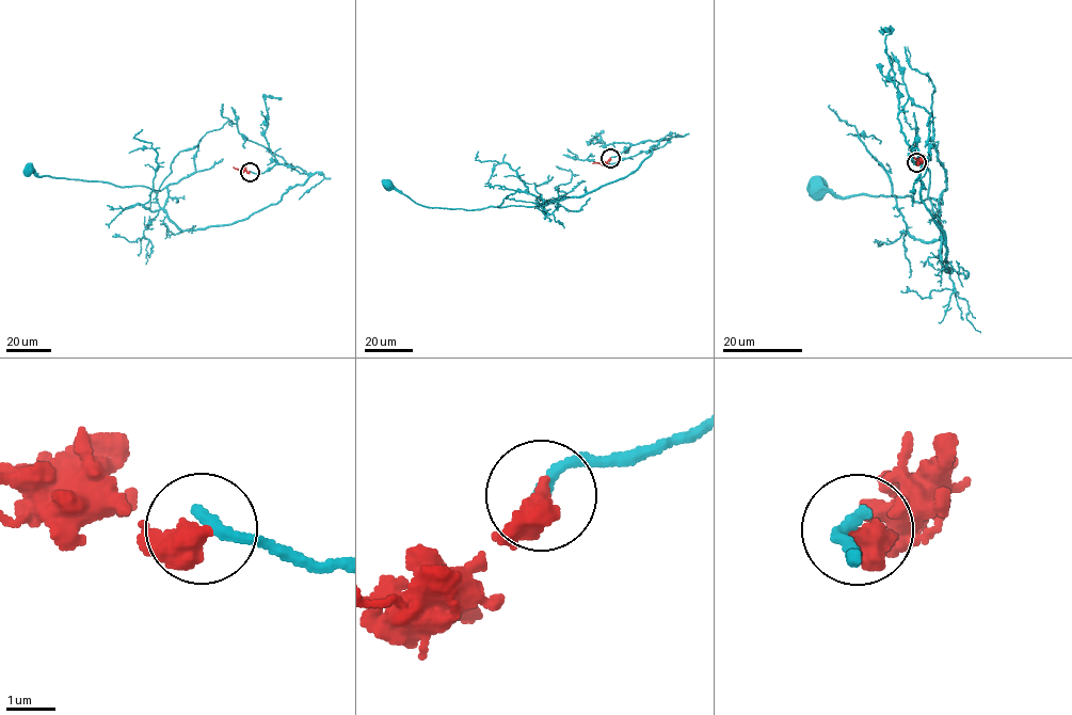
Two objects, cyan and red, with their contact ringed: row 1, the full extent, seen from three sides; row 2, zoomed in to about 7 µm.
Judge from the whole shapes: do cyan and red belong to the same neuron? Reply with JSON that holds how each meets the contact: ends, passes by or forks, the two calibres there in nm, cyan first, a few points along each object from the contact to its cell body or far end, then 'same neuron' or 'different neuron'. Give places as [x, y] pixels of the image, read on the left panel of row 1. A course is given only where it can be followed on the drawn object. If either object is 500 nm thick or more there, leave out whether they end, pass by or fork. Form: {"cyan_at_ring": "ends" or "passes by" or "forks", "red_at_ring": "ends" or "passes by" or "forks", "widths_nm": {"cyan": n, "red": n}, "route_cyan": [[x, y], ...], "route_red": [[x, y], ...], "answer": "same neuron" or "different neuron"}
{"widths_nm": {"cyan": 260, "red": 600}, "route_cyan": [[250, 172], [282, 164], [300, 168], [308, 178], [245, 218], [185, 229], [164, 208], [166, 188], [29, 170]], "route_red": [[250, 172], [233, 167]], "answer": "different neuron"}

